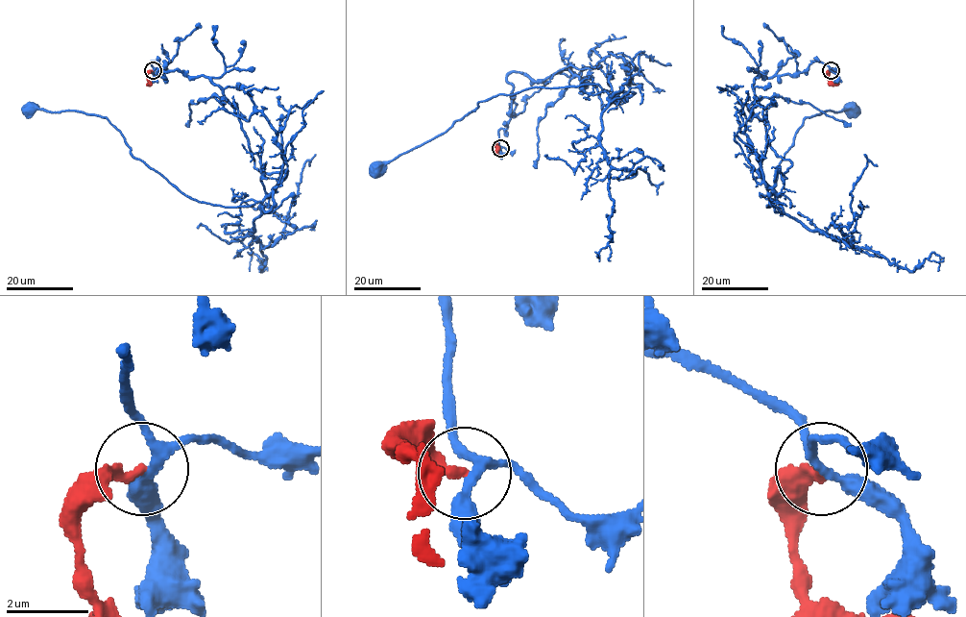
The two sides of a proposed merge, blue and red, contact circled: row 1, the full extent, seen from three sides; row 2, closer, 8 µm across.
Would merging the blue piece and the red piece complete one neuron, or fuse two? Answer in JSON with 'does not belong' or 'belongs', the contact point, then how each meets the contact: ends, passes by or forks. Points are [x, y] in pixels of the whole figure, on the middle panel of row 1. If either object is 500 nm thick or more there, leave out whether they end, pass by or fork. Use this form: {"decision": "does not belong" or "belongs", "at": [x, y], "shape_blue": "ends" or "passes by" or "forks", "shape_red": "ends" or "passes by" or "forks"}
{"decision": "does not belong", "at": [500, 148], "shape_blue": "forks", "shape_red": "ends"}

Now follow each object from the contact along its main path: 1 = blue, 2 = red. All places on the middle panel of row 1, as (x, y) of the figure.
1: (500, 148), (512, 72), (567, 69), (602, 109), (625, 101), (585, 84), (499, 94), (377, 169)
2: (499, 148), (495, 145), (497, 157)

